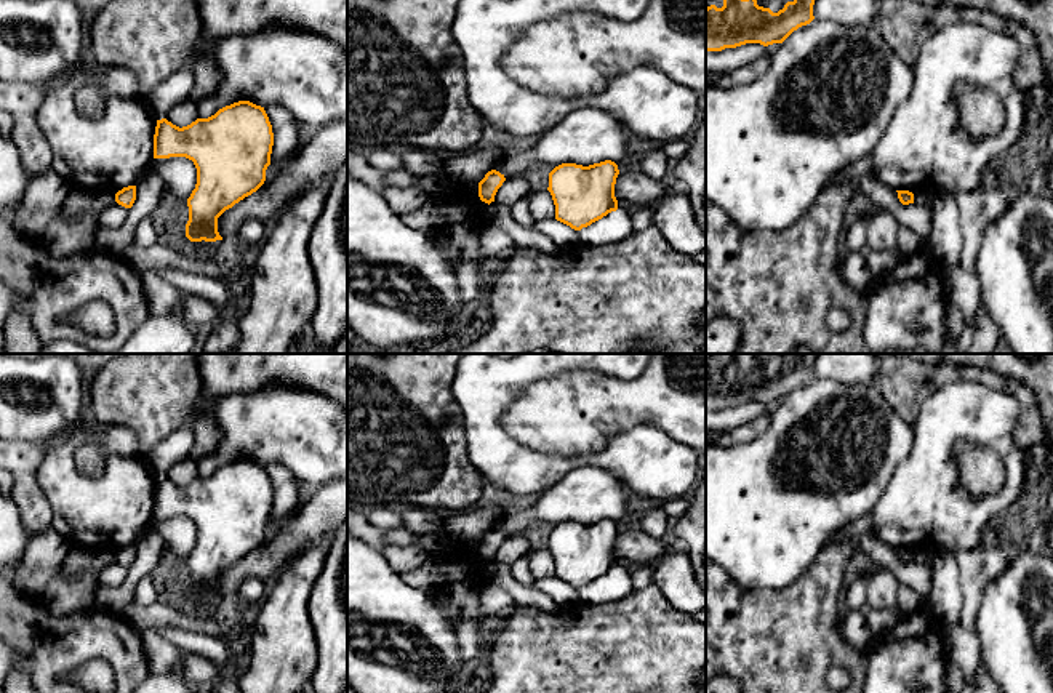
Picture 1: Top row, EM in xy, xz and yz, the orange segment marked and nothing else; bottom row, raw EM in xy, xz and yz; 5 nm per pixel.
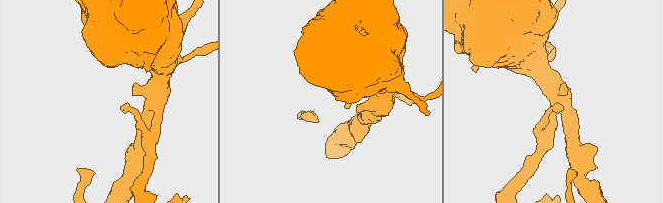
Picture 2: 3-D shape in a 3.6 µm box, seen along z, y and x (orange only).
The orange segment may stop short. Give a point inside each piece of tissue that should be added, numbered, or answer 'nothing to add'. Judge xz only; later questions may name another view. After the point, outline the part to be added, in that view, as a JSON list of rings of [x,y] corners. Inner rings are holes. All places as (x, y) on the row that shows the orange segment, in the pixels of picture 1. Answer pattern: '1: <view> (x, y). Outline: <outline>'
nothing to add

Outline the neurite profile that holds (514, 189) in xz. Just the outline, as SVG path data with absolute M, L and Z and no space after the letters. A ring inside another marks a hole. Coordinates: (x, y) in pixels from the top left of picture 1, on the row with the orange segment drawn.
M520 174L510 179L506 179L494 195L494 202L506 206L512 206L515 202L526 198L531 192L531 176Z

